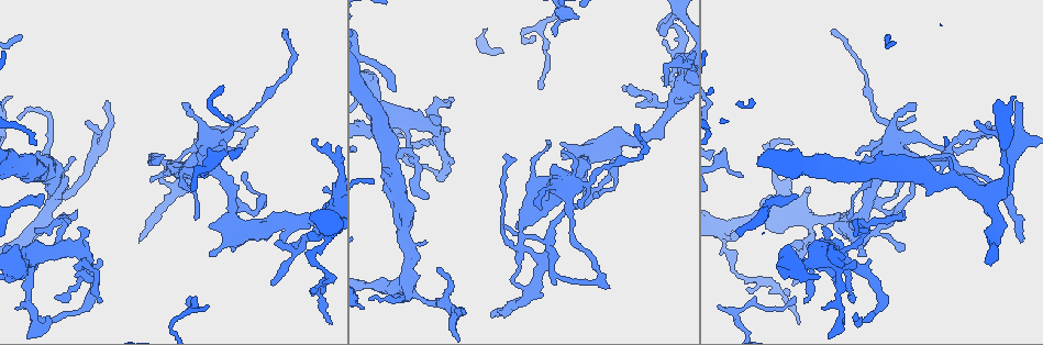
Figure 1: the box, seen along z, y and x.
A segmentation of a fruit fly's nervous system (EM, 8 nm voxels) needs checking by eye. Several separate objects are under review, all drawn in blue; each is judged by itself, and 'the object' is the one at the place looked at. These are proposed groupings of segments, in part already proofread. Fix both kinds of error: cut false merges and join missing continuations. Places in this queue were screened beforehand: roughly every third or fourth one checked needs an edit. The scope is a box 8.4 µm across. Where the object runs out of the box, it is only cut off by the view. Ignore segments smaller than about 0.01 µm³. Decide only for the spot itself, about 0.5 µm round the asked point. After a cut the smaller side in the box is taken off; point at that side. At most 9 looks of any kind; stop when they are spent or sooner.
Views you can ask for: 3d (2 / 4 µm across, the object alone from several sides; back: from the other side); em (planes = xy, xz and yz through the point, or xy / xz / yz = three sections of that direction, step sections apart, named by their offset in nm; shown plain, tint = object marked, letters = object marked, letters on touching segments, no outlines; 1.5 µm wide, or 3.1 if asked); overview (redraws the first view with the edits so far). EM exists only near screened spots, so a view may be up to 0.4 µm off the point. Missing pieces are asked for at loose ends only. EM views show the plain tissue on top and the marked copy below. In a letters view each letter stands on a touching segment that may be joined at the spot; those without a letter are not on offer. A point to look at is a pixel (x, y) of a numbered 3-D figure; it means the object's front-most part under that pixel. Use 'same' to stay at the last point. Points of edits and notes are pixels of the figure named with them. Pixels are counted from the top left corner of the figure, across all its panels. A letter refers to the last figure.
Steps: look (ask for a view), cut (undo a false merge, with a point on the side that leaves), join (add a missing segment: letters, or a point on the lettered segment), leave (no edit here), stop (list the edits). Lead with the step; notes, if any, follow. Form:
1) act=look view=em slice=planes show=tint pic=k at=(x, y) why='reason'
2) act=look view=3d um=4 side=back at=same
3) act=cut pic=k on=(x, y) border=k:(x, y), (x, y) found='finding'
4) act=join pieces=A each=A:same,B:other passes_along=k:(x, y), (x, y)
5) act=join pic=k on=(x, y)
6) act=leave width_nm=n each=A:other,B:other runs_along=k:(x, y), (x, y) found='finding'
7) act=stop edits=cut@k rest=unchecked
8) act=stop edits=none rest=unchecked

act=look view=3d um=2 pic=1 at=(458, 309) why='tapers out'

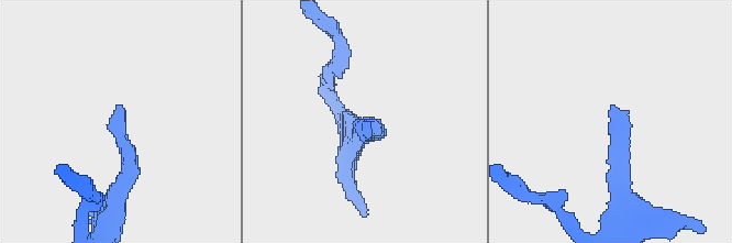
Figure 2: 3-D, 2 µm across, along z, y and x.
act=look view=em slice=planes show=letters pic=2 at=(614, 106) why='now the EM'

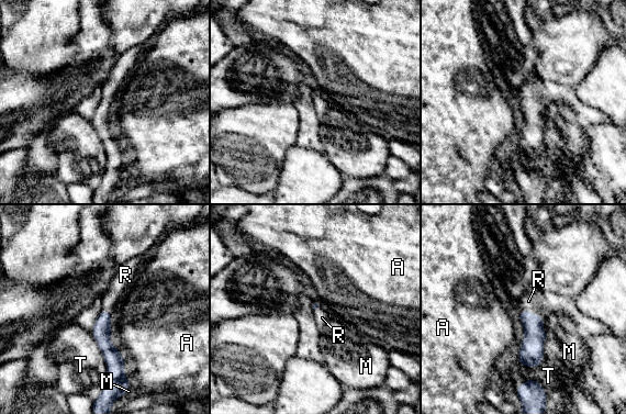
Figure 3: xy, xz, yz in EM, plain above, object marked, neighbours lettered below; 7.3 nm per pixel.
act=join pieces=R each=A:other,M:other,R:same,T:other passes_along=3:(532, 347), (531, 314), (528, 301) found='the cell continues'

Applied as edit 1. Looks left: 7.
act=look view=em slice=planes show=letters pic=1 at=(370, 300) why='long arm stops here'

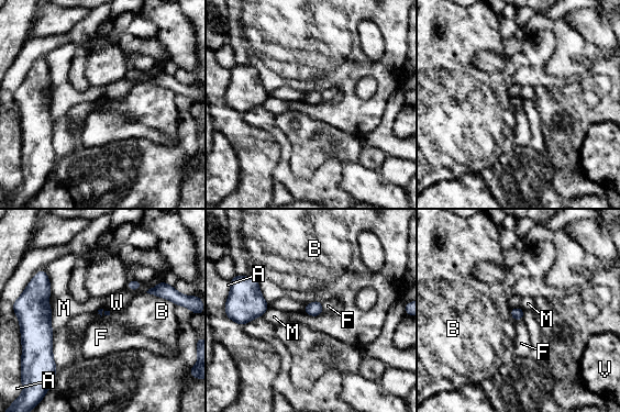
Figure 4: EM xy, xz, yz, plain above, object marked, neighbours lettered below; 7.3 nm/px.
act=leave each=A:other,B:other,F:other,M:other,V:other,W:other border=4:(321, 301), (322, 312) found='none of them fits'

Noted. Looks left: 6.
act=look view=em slice=xy step=8 show=letters pic=1 at=(74, 159) why='an open end'

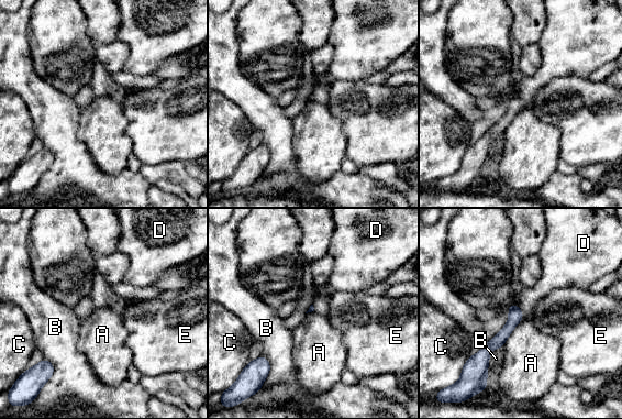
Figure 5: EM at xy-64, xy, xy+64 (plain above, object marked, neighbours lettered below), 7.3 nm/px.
act=look view=em slice=planes show=letters at=same why='another direction'

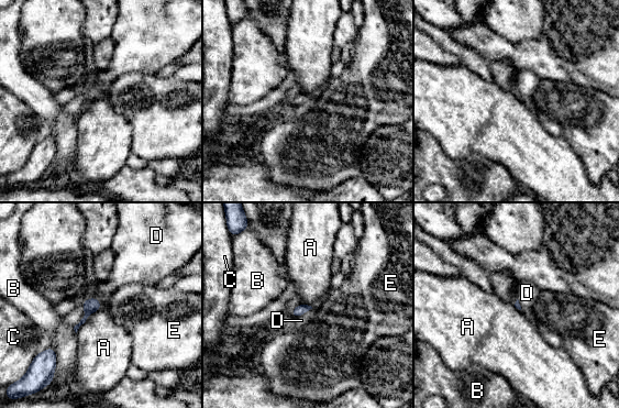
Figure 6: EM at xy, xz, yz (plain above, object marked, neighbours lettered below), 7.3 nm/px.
act=leave each=A:other,B:other,C:other,D:other,E:other border=6:(101, 307), (95, 310), (76, 332) found='no lettered segment goes on from it'

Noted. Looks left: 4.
act=look view=em slice=planes show=letters pic=1 at=(911, 191) why='closes a loop'

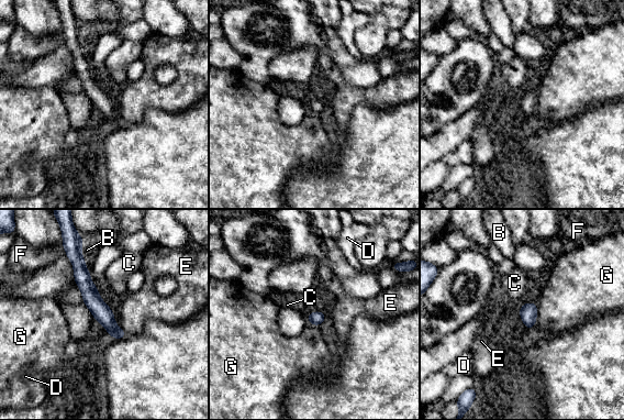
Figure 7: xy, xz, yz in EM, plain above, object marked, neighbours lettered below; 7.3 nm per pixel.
act=leave each=B:other,C:other,D:other,E:other,F:other,G:other runs_along=7:(78, 254), (91, 299), (122, 334) found='continuous, no second cell'

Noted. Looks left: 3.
act=stop edits=join@3 rest=unchecked

